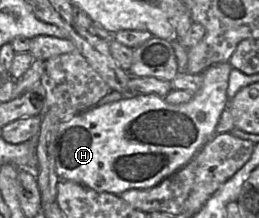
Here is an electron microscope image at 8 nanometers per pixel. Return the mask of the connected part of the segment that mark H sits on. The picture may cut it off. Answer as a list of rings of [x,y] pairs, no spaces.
[[[229,62],[217,63],[203,72],[203,86],[201,90],[193,96],[191,101],[183,104],[173,105],[166,102],[165,97],[156,94],[137,95],[132,98],[125,98],[116,102],[107,103],[99,107],[92,107],[67,121],[63,121],[57,127],[55,133],[55,171],[61,181],[71,181],[97,192],[108,192],[115,195],[121,195],[124,191],[129,189],[148,189],[159,184],[161,181],[171,176],[185,165],[187,165],[202,147],[217,134],[216,128],[220,117],[228,107],[229,98],[227,89],[229,85],[229,76],[233,67]]]

